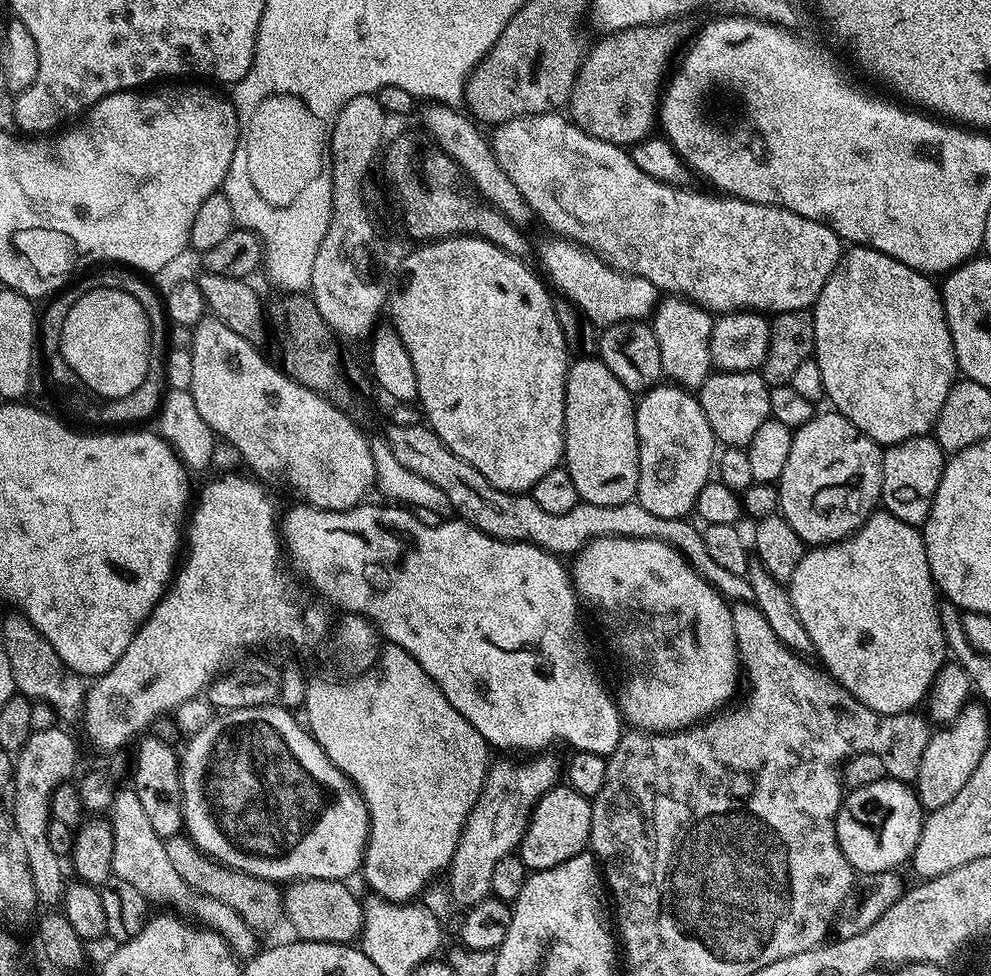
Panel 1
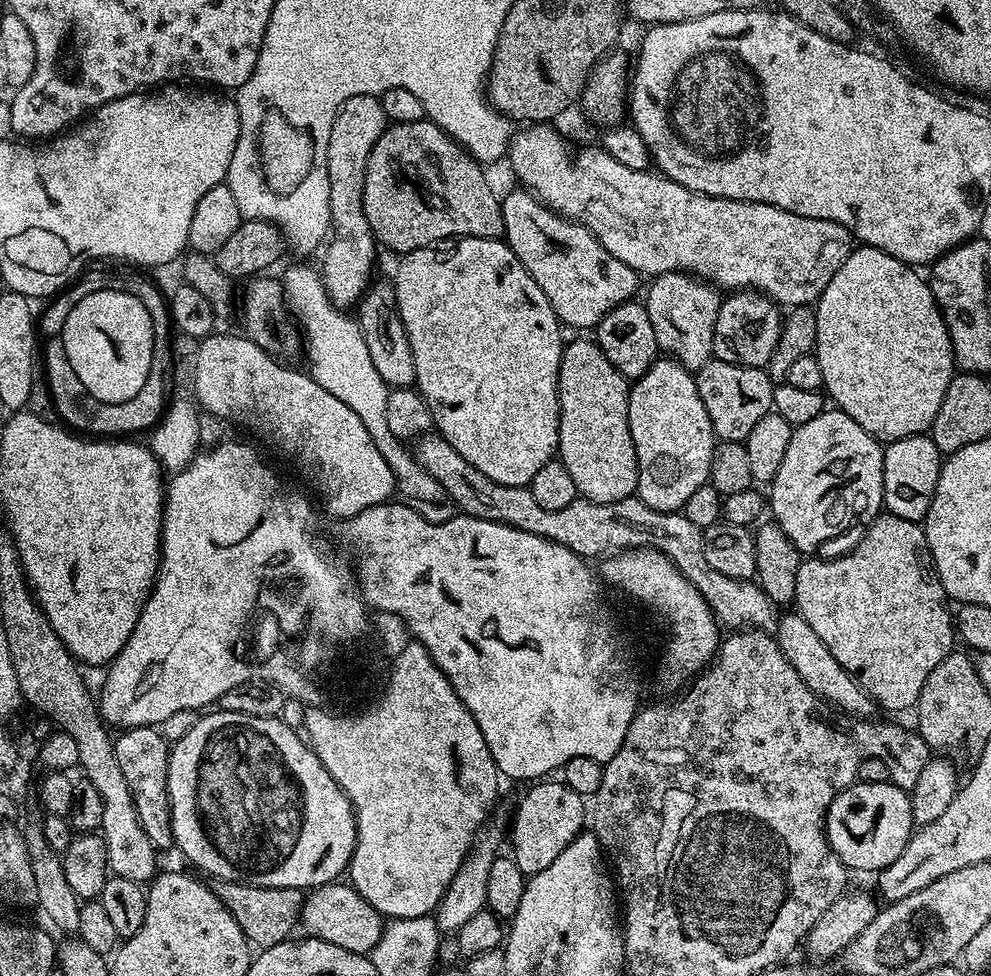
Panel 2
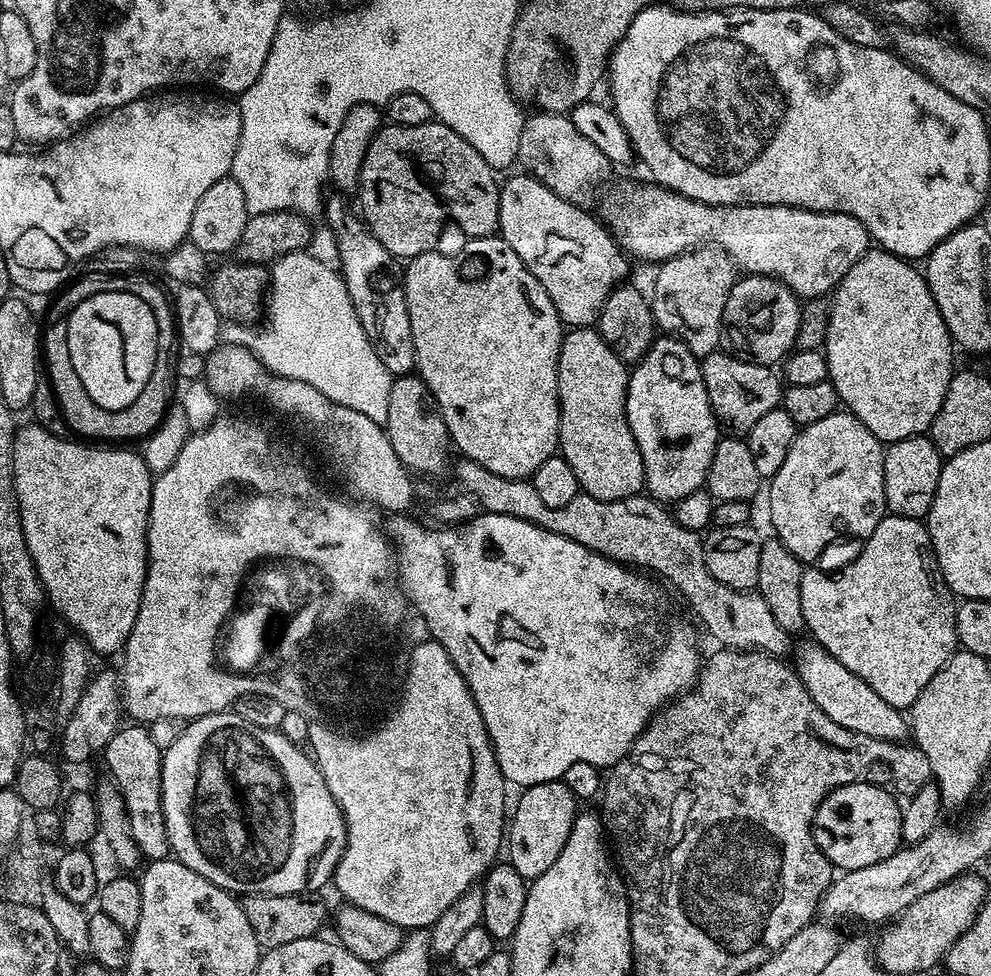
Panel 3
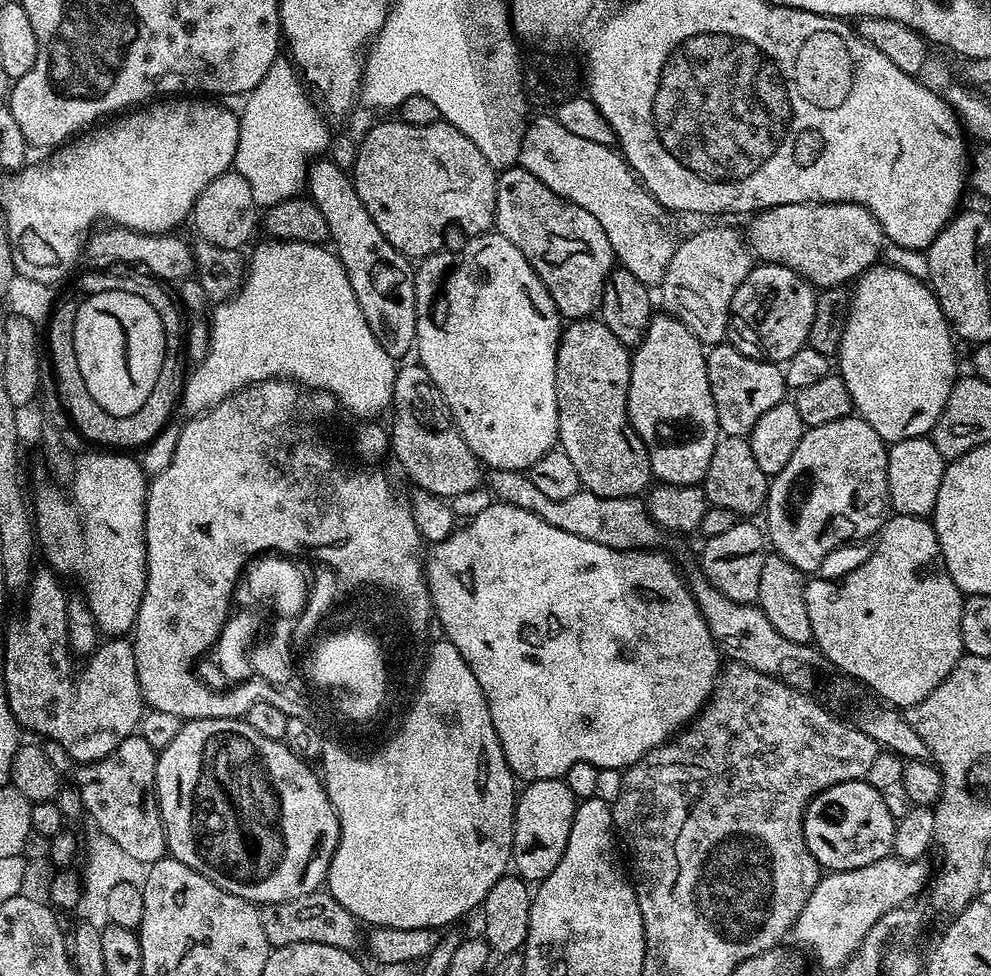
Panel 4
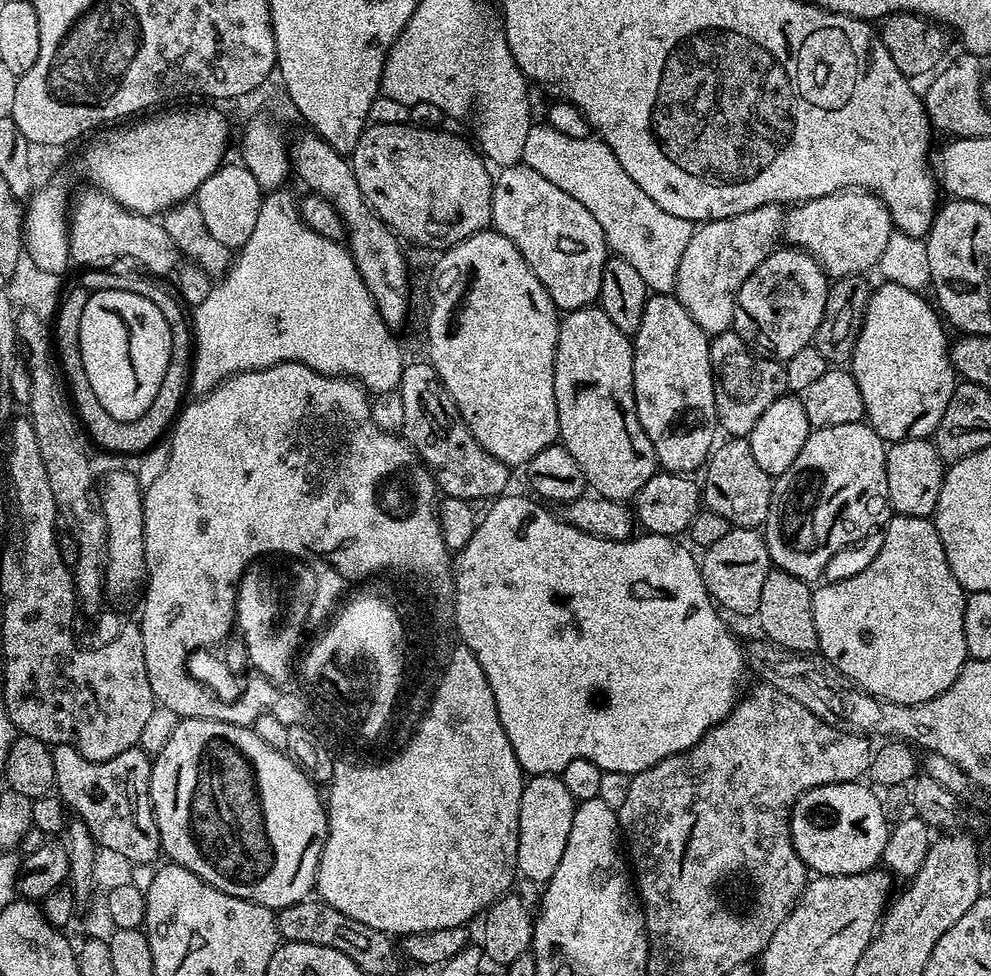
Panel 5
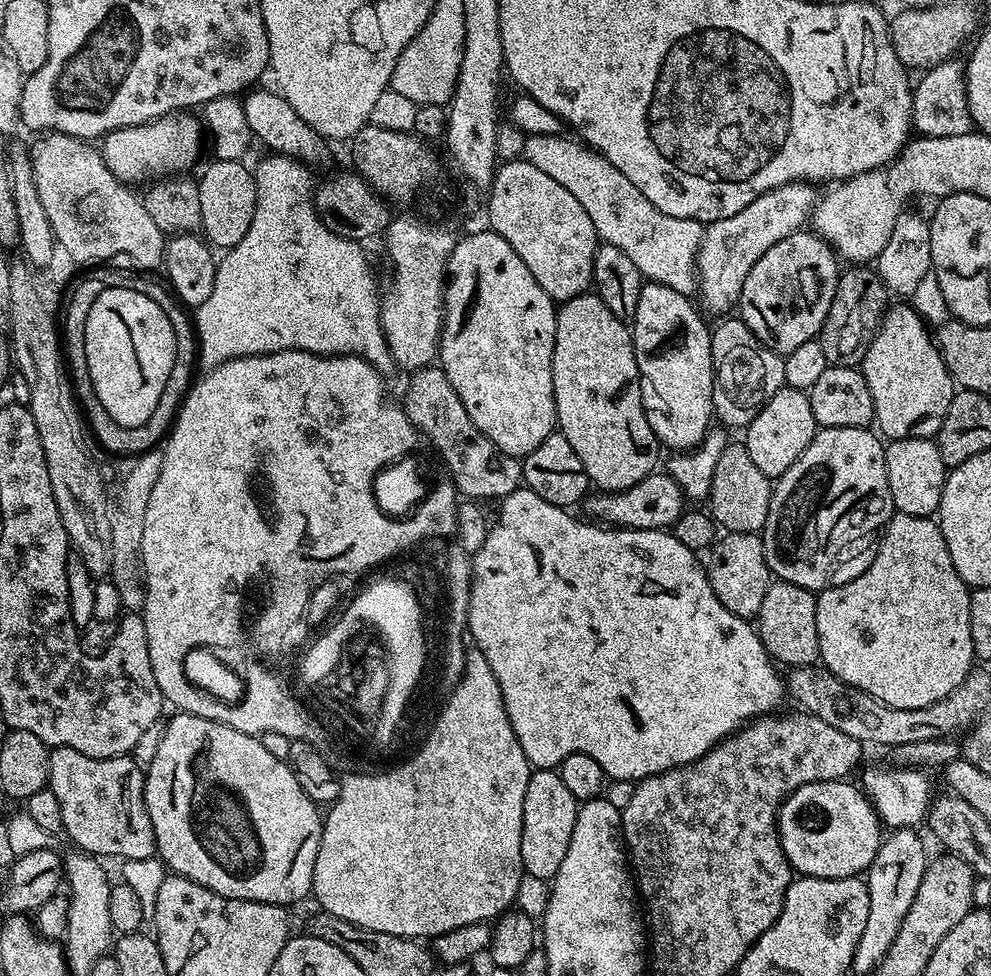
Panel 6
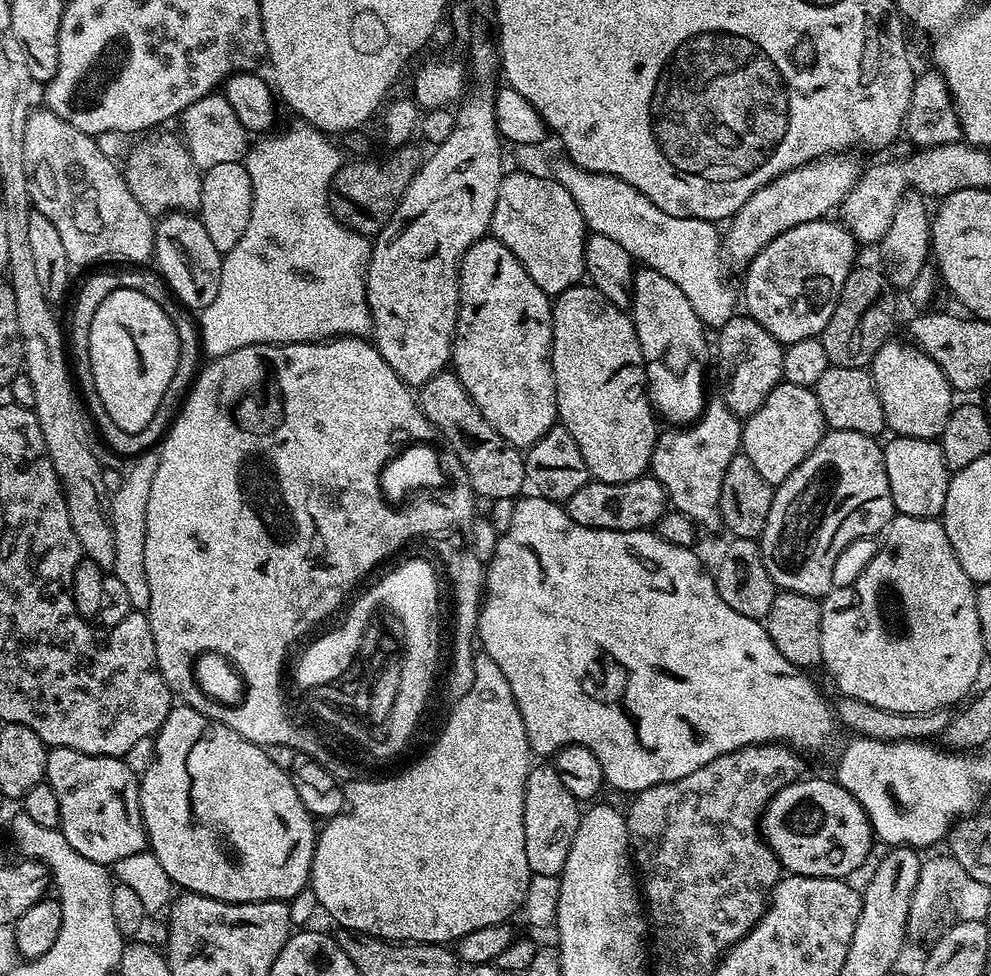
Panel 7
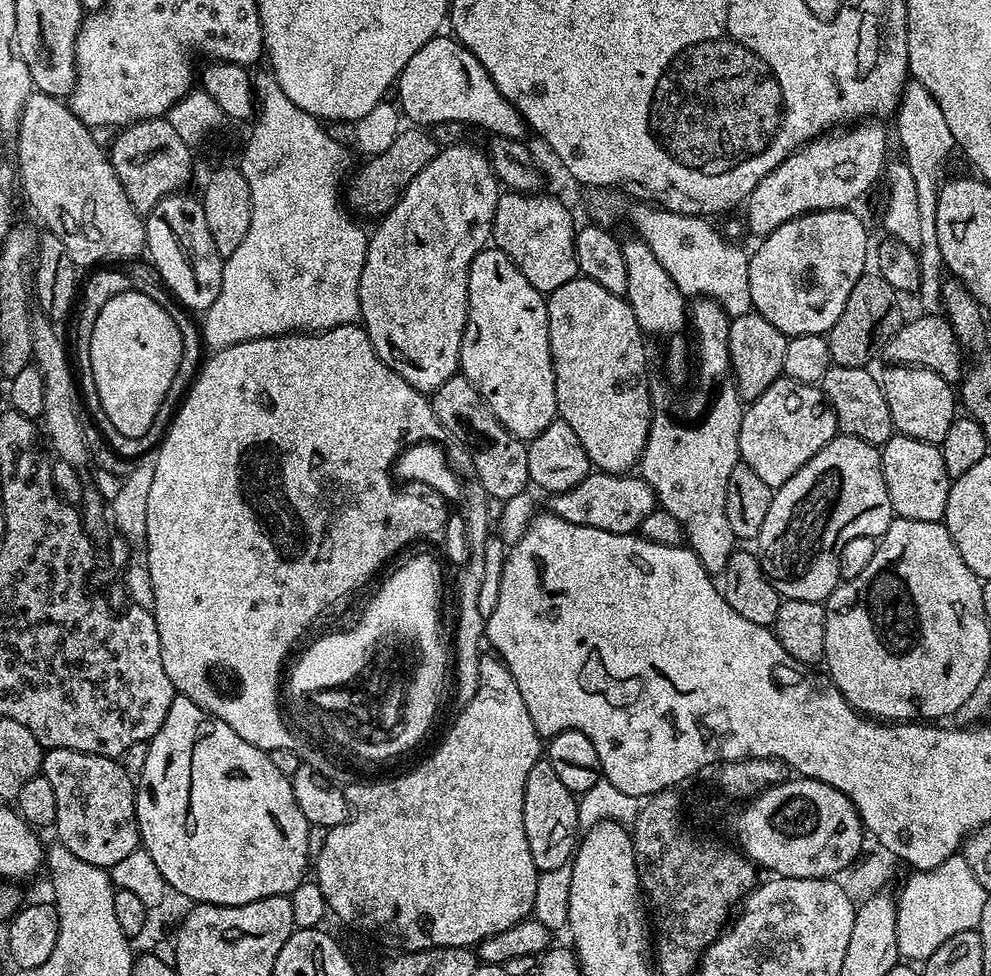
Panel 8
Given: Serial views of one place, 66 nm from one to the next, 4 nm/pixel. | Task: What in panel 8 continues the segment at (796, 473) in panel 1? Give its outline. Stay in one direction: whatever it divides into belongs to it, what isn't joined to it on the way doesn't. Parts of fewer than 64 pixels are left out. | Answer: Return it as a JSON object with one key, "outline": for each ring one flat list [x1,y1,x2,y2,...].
{"outline":[[838,434,830,443,822,446,822,450,818,450,818,454,814,454,814,458,810,458,810,462,806,462,806,466,794,474,794,478,773,491,770,511,766,513,766,522,762,522,758,537,760,565,783,599,823,602,841,583,840,555,844,547,851,540,860,540,863,536,883,536,893,519,890,494,882,474,880,448,853,436]]}

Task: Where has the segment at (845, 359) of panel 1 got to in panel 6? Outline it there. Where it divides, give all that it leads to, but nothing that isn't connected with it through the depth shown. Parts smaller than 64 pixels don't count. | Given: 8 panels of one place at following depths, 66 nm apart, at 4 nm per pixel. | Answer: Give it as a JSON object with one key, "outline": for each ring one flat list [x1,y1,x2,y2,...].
{"outline":[[889,307,883,314,876,335,869,343,862,363,866,386,870,386,870,398,874,398,874,424,881,437,889,441,901,440,907,436,932,438,946,418,946,410,952,401,954,381,946,370,940,347,933,333,928,333,924,320,912,308]]}

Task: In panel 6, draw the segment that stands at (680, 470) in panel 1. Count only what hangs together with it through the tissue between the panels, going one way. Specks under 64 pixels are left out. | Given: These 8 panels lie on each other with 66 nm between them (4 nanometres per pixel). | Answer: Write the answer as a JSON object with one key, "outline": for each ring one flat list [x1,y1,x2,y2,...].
{"outline":[[645,282,638,298,638,310,630,324,632,333,632,345,636,351,636,361,640,371,640,389,642,390,642,402,644,403,644,413,650,422,650,430,659,438,661,445,668,450,687,450,697,447,704,441,714,424,714,413,712,410,712,334,709,325,704,325,704,320,700,317,701,309,691,304,692,301,687,295,678,293,670,286]]}

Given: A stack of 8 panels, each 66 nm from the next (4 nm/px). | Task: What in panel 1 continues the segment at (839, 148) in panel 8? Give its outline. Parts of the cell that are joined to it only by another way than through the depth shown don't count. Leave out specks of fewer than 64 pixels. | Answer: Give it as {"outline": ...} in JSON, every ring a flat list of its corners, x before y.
{"outline":[[668,294,656,305,650,317,654,338,658,338,658,354,662,358,662,373,669,381,682,388,699,390,702,382,713,371,710,358,710,334,714,316,706,308,701,308,683,296]]}

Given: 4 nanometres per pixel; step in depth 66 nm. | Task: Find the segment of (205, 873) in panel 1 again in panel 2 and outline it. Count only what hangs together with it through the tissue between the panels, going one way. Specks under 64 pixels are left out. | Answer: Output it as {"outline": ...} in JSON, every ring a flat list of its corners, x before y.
{"outline":[[221,880,215,885,217,898,232,911,242,934,249,945,263,950,280,944,297,931,300,922,300,907,304,904,305,893,299,888,271,888,257,884,239,884]]}

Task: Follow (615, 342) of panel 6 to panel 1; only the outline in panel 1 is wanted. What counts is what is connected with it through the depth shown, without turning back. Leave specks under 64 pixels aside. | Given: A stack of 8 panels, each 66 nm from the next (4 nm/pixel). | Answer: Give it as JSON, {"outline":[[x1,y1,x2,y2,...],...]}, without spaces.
{"outline":[[595,355,588,356,585,360,573,359,568,366,568,377,566,378,566,394,564,395,564,459,563,467,567,468,570,478,574,478,574,486,578,490,581,501,585,504,593,504,594,506,622,506,630,504,636,500,636,491,638,490,638,478,640,477,640,451,638,450,638,430,636,429,636,406,637,401,634,399,633,393,626,390,626,386,622,386,622,382,618,382,618,378,614,378,614,374,610,374,610,370]]}

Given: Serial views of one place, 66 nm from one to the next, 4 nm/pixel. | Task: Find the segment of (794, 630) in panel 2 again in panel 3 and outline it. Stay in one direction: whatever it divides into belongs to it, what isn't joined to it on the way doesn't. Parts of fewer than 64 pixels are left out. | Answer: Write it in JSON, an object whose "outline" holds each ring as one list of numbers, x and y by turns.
{"outline":[[811,638,797,643,794,648,794,667,800,675,802,686,814,698,818,710,826,714,826,718,838,722,838,726,846,726,846,730,854,730,854,734,866,734,866,738,885,740,886,742,904,742,910,736,910,720,901,709,890,706,890,702,882,702,858,674,850,674,838,658,831,656,821,644]]}

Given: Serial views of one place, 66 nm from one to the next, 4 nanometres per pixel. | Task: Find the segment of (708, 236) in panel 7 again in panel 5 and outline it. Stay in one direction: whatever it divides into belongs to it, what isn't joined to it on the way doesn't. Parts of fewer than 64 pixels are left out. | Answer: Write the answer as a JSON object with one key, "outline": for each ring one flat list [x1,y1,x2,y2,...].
{"outline":[[538,122,532,125,529,133,526,134,521,163,536,170,542,178,549,179,554,186,585,206,586,210,589,210,590,214,597,219,598,224,602,226,609,249,637,270,642,280,648,285,649,291,656,294,668,294,675,289,678,264,692,237,693,223,667,214,666,210,651,201,646,192,630,178,630,174,626,174,618,158,614,157,614,152,606,146,603,140,592,136,586,139,567,137,566,134,554,130,546,122]]}

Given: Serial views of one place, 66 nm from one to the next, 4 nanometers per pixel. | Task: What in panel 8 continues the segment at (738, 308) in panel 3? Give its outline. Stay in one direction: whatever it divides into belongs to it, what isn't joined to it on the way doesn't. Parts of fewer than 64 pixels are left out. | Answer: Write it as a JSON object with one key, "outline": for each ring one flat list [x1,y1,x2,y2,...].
{"outline":[[848,208,808,212,778,226,778,230,768,233,759,243,749,262,752,308,766,322,778,326,784,336,827,334,842,314,854,284,866,272,864,259,867,256,869,259,870,244,868,248,868,232,863,222]]}

